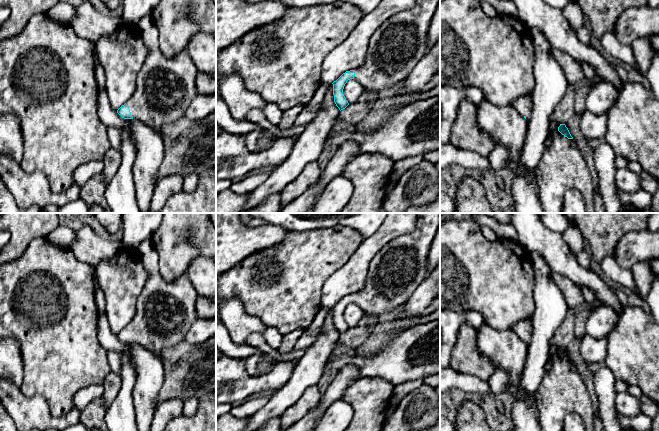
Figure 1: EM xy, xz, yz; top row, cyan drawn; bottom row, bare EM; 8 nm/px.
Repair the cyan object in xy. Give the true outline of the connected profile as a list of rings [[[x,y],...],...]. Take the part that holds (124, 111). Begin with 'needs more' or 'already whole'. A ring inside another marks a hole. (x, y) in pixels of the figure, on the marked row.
needs more; [[[151,15],[142,17],[136,27],[149,54],[137,75],[134,93],[117,113],[124,119],[135,119],[153,129],[162,129],[164,125],[175,123],[185,116],[187,108],[198,95],[196,76],[199,71],[186,50],[171,58],[162,54],[159,49],[159,31]]]

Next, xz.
needs more; [[[416,0],[413,8],[392,15],[380,26],[369,40],[364,63],[357,69],[346,71],[332,83],[334,102],[340,111],[349,105],[343,89],[350,79],[358,81],[366,92],[378,93],[407,79],[428,51],[428,30],[439,2]]]

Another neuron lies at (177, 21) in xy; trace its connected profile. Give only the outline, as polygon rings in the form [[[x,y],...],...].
[[[160,0],[151,18],[159,31],[159,49],[168,58],[186,50],[196,33],[216,33],[213,0]]]

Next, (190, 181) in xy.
[[[189,173],[183,177],[183,191],[192,192],[196,189],[199,182],[199,175],[196,173]]]

